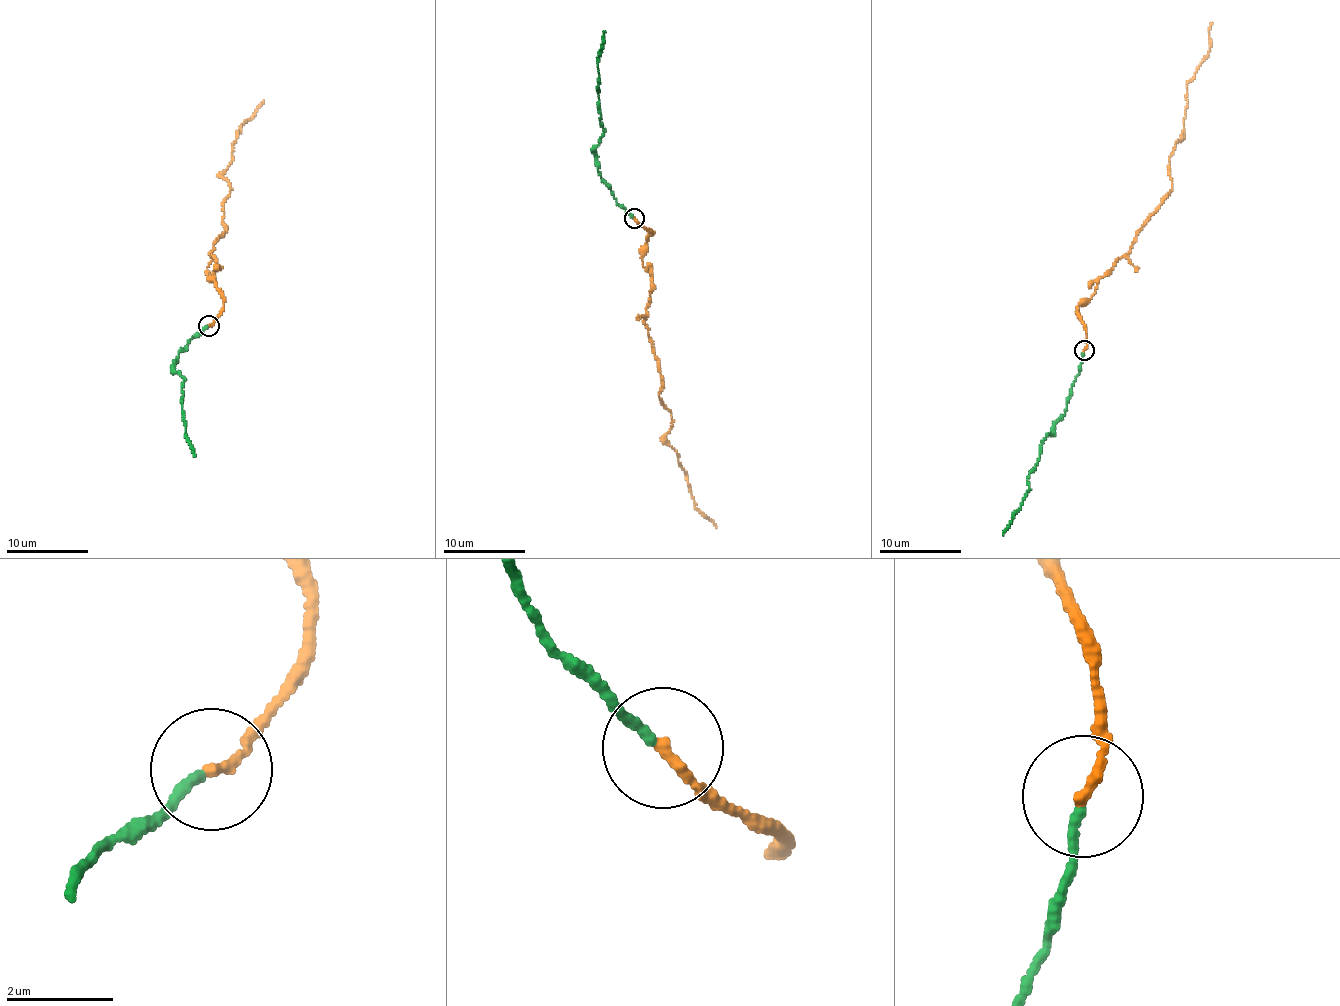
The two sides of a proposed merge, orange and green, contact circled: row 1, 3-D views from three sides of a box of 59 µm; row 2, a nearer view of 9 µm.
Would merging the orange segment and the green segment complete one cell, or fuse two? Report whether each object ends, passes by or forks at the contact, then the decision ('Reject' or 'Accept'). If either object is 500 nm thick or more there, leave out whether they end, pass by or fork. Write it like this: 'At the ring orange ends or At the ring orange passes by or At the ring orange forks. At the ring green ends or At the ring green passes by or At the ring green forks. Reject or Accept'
At the ring orange ends. At the ring green ends. Accept

